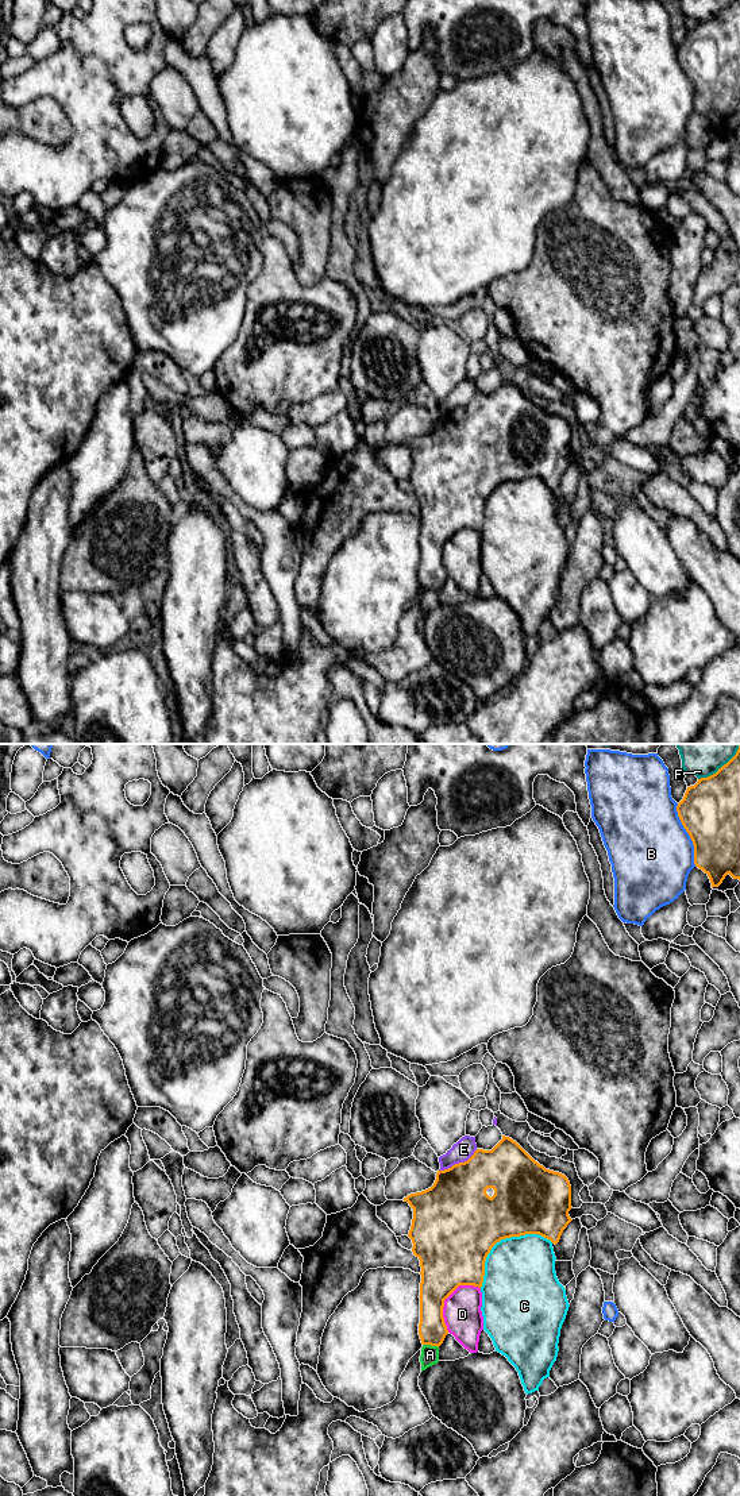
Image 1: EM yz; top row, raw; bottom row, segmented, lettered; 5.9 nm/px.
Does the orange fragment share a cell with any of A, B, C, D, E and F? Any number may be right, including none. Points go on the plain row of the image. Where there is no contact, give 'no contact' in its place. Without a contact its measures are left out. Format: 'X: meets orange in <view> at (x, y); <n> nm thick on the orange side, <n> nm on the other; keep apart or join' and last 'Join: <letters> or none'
A: meets orange in yz at (431, 589); 170 nm thick on the orange side, 110 nm on the other; keep apart
B: meets orange in yz at (689, 78); 360 nm thick on the orange side, 480 nm on the other; keep apart
C: meets orange in yz at (503, 482); 440 nm thick on the orange side, 420 nm on the other; keep apart
D: meets orange in yz at (446, 542); 360 nm thick on the orange side, 220 nm on the other; keep apart
E: meets orange in yz at (459, 407); 380 nm thick on the orange side, 120 nm on the other; keep apart
F: meets orange in yz at (717, 15); 360 nm thick on the orange side, 130 nm on the other; keep apart
Join: none

